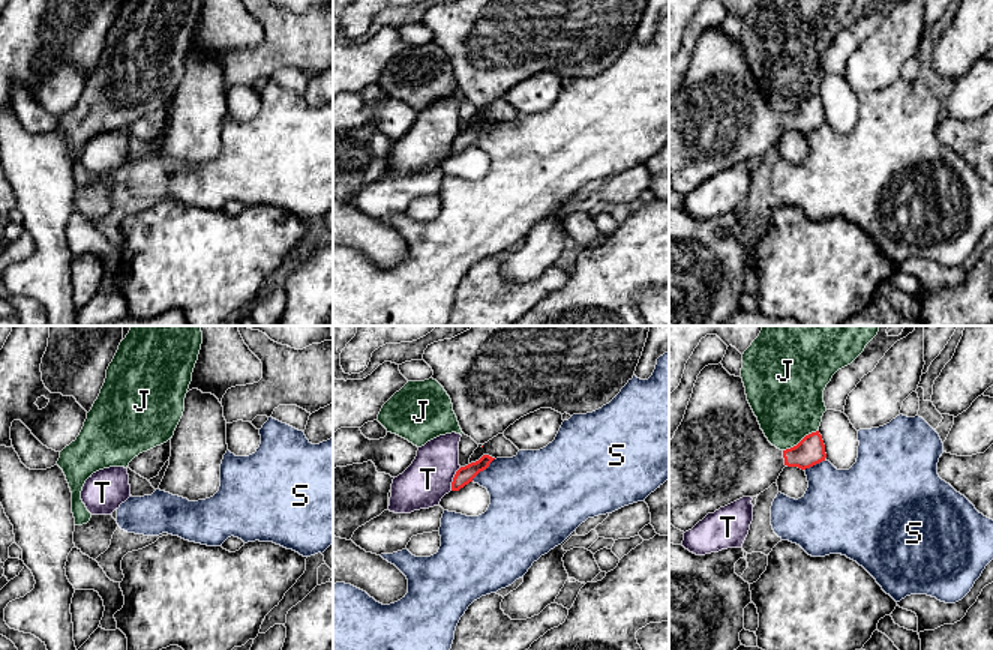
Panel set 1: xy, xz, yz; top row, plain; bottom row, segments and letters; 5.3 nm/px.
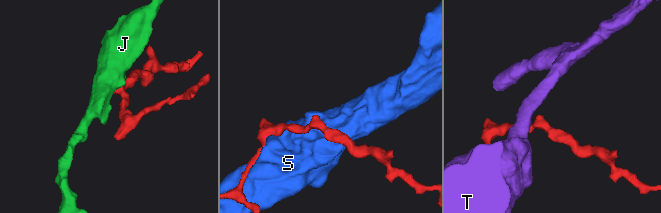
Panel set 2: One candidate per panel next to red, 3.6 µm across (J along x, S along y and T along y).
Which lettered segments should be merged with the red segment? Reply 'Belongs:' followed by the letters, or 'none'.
Belongs: none

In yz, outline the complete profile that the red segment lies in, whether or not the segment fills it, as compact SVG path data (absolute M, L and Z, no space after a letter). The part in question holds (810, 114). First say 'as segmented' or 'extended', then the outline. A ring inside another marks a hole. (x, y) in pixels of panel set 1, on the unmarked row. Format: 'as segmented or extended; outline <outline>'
extended; outline M722 27L708 29L698 39L684 83L669 105L669 186L686 197L708 177L742 161L753 162L768 153L786 129L806 134L825 122L825 108L819 95L806 99L796 110L786 114L772 110L747 65L742 42L730 39Z

